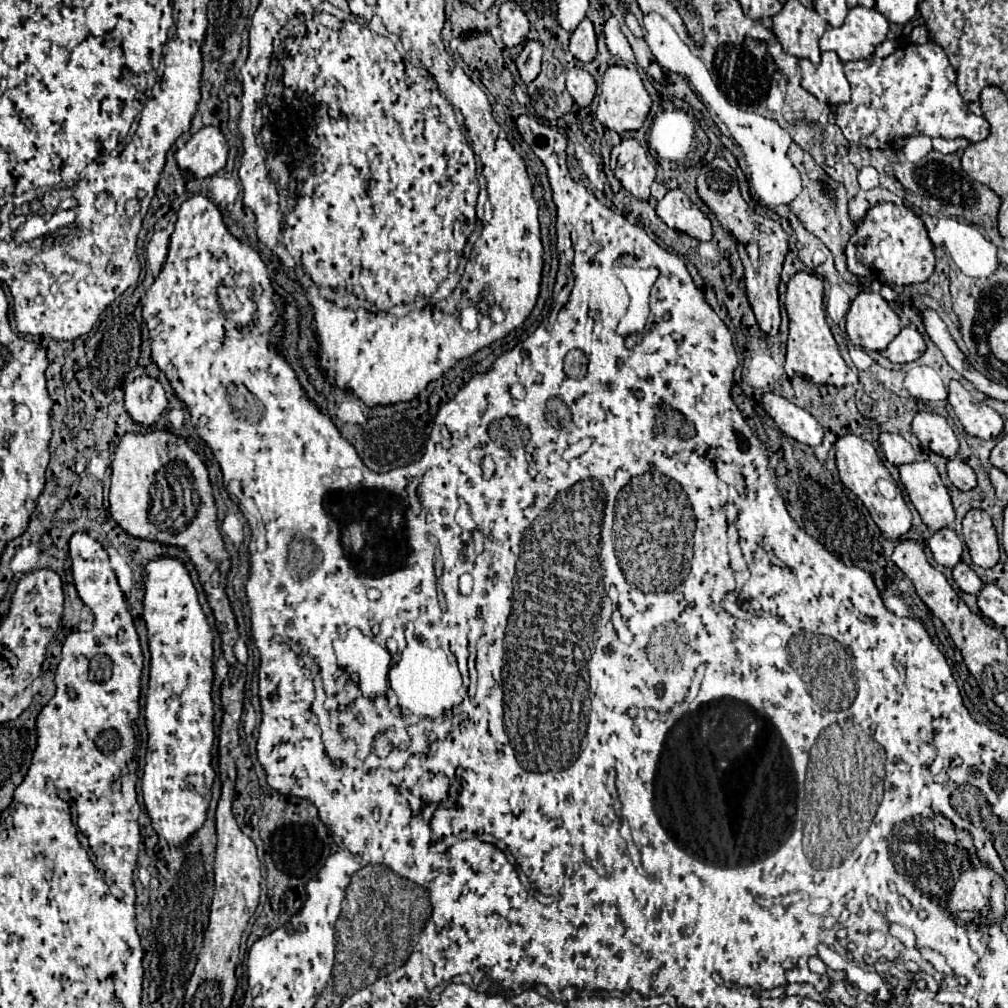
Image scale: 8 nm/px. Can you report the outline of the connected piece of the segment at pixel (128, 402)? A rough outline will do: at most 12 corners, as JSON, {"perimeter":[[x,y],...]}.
{"perimeter":[[137,377],[125,389],[125,411],[155,425],[167,407],[157,379]]}

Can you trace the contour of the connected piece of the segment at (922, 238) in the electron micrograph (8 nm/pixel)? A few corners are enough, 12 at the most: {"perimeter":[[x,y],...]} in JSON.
{"perimeter":[[879,203],[847,245],[859,277],[905,287],[935,269],[925,223]]}

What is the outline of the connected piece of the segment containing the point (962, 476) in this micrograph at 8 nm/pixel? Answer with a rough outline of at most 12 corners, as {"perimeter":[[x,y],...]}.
{"perimeter":[[949,459],[947,475],[961,491],[977,485],[973,469],[961,459]]}

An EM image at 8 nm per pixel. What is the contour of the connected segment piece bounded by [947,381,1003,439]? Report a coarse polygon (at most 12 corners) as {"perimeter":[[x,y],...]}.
{"perimeter":[[959,381],[947,401],[969,435],[995,439],[1001,415]]}

